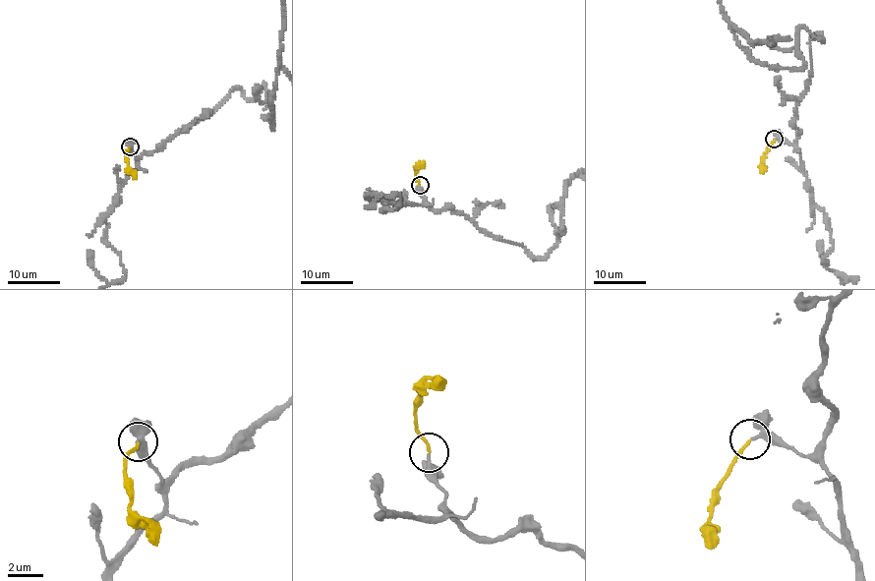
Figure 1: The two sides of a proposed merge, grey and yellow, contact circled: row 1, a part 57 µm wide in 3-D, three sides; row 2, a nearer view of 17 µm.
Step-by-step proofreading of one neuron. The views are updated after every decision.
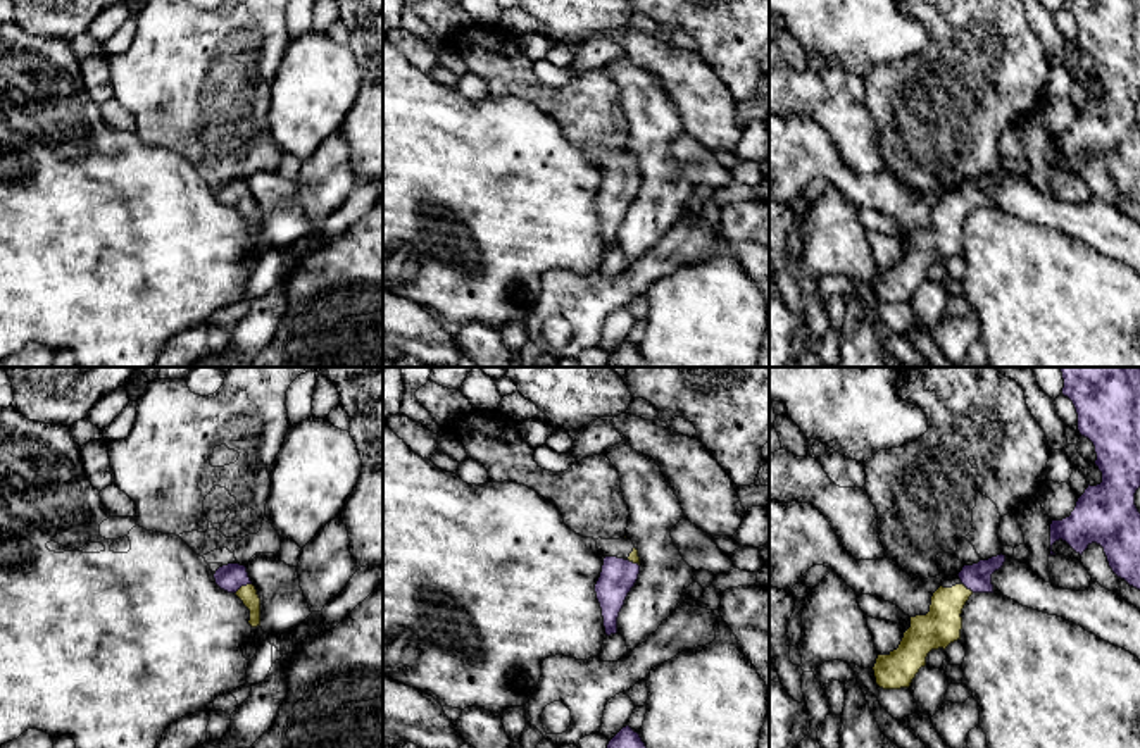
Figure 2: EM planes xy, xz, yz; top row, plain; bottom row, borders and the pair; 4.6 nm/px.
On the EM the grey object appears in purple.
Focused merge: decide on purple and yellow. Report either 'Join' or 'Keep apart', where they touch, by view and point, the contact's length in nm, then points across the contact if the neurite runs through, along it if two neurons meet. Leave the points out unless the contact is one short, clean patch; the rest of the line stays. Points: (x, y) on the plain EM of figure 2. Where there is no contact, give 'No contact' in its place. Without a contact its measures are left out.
Join. Touches purple at xy (242, 199). Shared border 90 nm. Path across: xy (230, 192), (242, 199), (247, 207)

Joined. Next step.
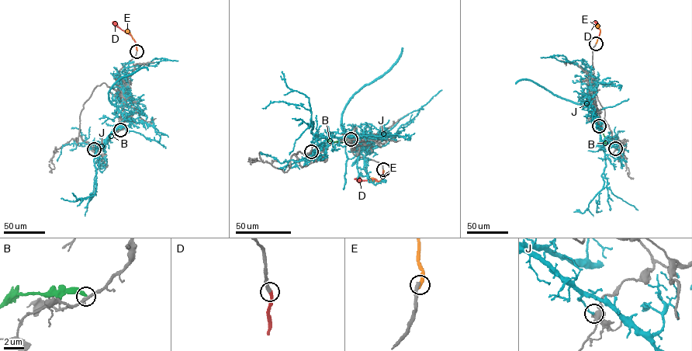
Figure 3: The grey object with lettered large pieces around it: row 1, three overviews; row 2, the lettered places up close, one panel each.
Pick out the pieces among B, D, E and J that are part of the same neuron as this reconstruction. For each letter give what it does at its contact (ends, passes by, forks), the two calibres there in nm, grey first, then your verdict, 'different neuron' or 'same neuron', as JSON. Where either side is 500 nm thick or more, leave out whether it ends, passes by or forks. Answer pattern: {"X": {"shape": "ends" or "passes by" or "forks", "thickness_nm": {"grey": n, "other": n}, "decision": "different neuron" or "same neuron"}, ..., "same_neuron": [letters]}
{"B": {"shape": "ends", "thickness_nm": {"grey": 240, "other": 280}, "decision": "different neuron"}, "D": {"shape": "ends", "thickness_nm": {"grey": 300, "other": 300}, "decision": "same neuron"}, "E": {"shape": "ends", "thickness_nm": {"grey": 300, "other": 320}, "decision": "different neuron"}, "J": {"shape": "ends", "thickness_nm": {"grey": 440, "other": 170}, "decision": "different neuron"}, "same_neuron": ["D"]}

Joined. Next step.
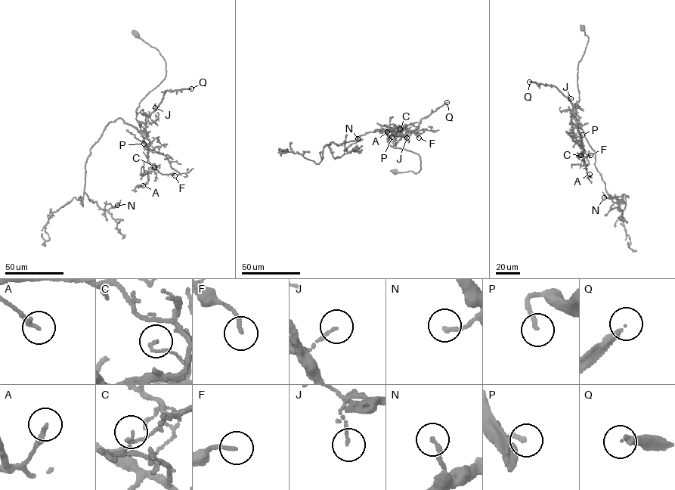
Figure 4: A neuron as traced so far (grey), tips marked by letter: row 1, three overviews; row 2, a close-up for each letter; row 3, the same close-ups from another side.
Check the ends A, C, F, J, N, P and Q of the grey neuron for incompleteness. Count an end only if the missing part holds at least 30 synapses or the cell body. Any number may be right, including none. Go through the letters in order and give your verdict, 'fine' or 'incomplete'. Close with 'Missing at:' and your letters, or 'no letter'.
A: fine
C: fine
F: fine
J: fine
N: fine
P: incomplete
Q: incomplete
Missing at: P, Q

